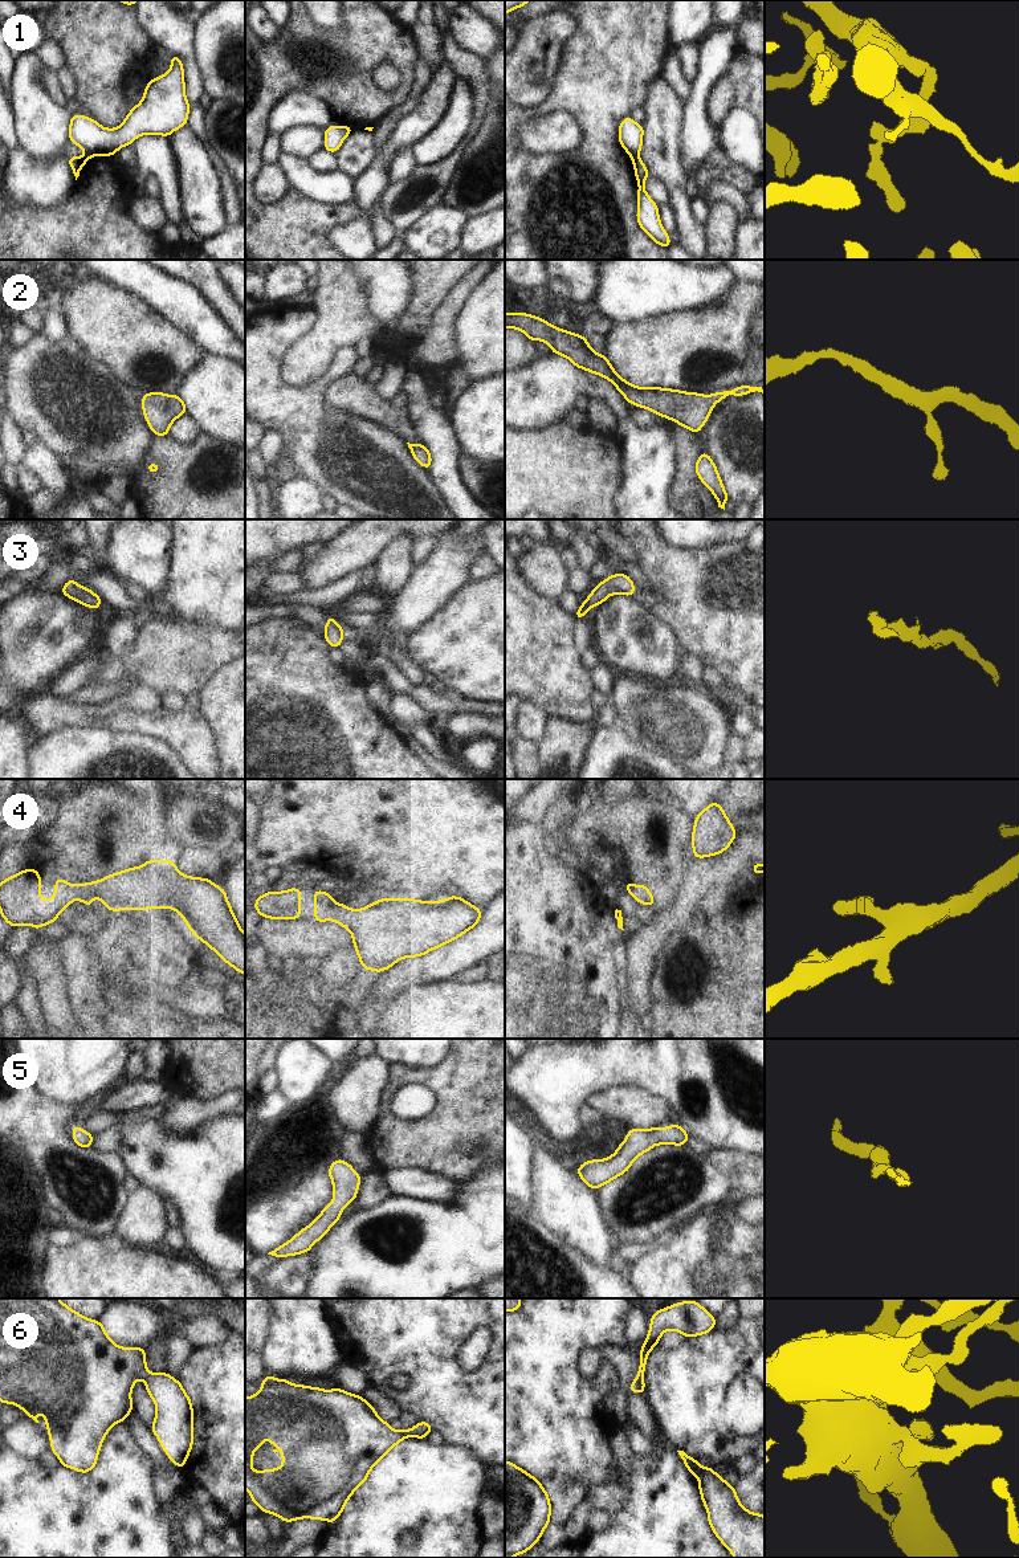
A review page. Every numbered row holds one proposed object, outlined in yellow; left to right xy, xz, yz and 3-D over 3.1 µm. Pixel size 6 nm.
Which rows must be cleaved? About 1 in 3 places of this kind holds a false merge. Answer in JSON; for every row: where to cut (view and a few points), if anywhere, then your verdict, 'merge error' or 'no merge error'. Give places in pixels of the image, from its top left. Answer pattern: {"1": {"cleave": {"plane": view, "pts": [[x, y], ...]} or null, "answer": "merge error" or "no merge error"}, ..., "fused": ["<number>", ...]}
{"1": {"cleave": {"plane": "yz", "pts": [[638, 154], [631, 156]]}, "answer": "merge error"}, "2": {"cleave": null, "answer": "no merge error"}, "3": {"cleave": null, "answer": "no merge error"}, "4": {"cleave": null, "answer": "no merge error"}, "5": {"cleave": null, "answer": "no merge error"}, "6": {"cleave": null, "answer": "no merge error"}, "fused": ["1"]}

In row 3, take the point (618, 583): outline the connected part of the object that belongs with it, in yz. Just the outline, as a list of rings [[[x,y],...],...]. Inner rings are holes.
[[[614,574],[606,580],[602,580],[596,588],[591,591],[587,599],[580,604],[580,608],[574,613],[576,620],[582,620],[587,611],[595,605],[600,605],[611,595],[633,596],[635,583],[627,574]]]

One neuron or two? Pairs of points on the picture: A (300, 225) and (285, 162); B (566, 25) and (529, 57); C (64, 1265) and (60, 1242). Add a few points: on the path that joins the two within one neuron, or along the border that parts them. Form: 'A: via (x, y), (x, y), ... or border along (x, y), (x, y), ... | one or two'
A: border along (290, 187), (320, 203) | two
B: via (557, 29), (538, 48) | one
C: border along (82, 1235), (61, 1248), (49, 1246) | two

